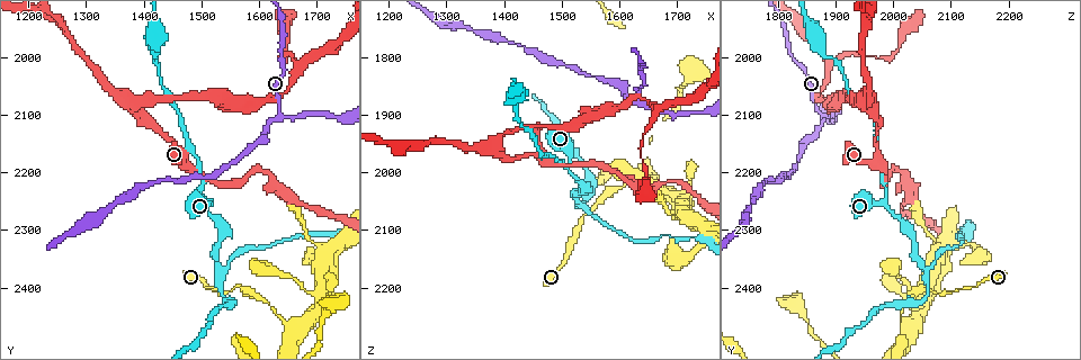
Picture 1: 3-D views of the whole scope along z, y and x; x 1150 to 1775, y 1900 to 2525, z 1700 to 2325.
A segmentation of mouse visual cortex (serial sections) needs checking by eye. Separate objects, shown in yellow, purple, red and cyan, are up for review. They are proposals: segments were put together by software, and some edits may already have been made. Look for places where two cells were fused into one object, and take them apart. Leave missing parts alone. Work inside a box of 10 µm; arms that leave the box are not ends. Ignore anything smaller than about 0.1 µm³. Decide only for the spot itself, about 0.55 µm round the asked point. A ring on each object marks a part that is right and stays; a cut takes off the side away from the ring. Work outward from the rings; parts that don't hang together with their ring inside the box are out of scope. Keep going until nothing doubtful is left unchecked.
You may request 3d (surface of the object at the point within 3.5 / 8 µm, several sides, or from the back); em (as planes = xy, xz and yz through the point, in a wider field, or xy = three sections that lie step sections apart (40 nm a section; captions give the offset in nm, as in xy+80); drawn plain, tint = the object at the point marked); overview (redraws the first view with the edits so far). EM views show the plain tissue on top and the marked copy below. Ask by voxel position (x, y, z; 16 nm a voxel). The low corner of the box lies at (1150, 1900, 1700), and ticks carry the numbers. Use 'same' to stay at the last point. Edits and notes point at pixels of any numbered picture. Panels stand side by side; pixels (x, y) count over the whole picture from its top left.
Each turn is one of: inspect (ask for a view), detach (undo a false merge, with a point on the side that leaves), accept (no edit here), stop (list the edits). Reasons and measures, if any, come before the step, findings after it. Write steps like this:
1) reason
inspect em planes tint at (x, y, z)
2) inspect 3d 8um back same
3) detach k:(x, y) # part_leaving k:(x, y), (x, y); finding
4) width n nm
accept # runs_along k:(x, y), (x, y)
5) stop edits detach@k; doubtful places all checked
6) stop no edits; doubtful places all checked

side arm on a straight run
inspect em xy step 2 tint at (1380, 2080, 1955)

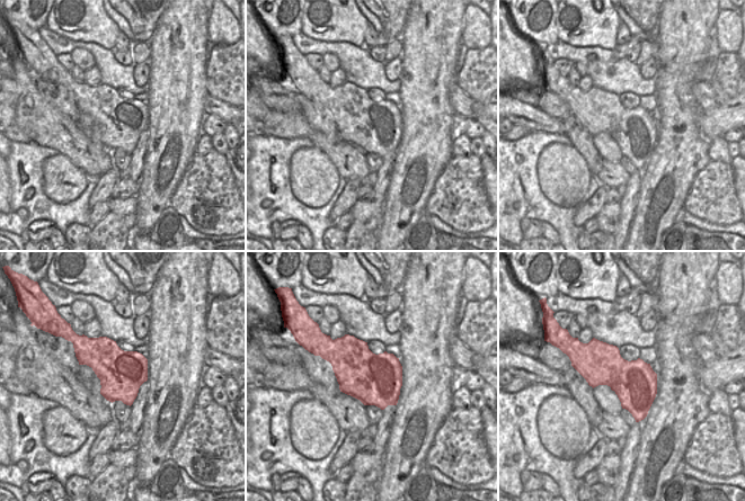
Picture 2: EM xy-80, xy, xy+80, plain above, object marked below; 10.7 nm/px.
see where the arms go
inspect 3d 3.5um same

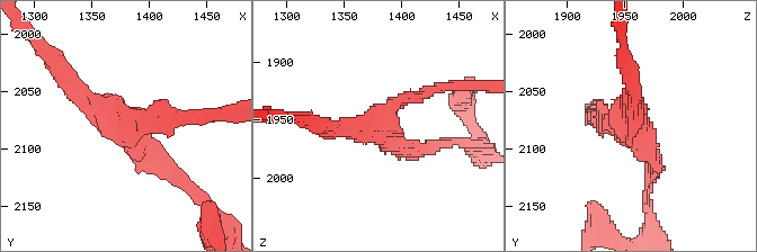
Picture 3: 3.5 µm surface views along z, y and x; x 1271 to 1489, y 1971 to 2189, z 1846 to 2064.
arm_widths 150, 200, 200 nm
accept # runs_along 3:(652, 179), (626, 120), (595, 117); all the same cell

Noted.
abrupt turn
inspect 3d 3.5um at (1630, 2110, 1885)

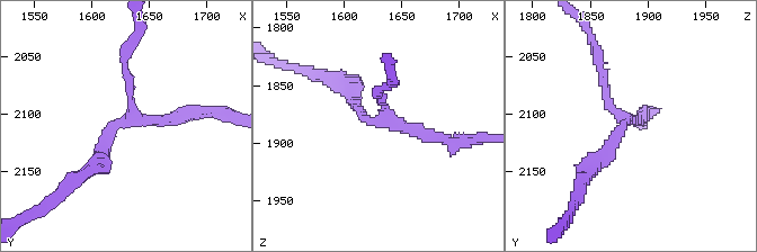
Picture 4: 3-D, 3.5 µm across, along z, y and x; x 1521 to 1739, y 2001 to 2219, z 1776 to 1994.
inspect em xy step 3 tint at (1632, 2108, 1882)

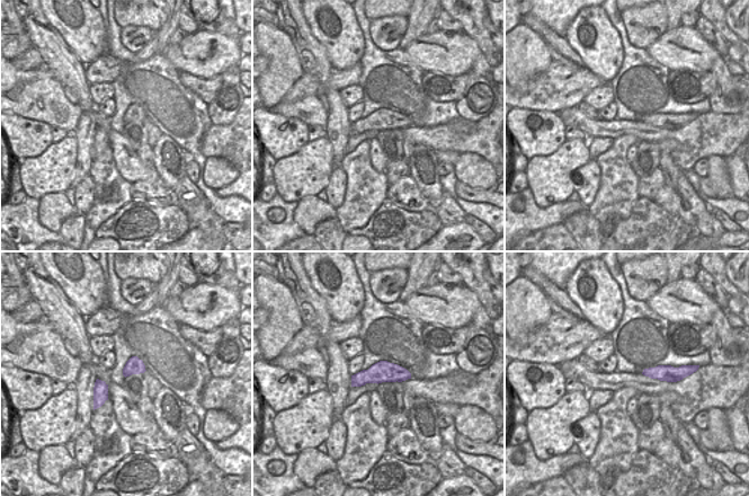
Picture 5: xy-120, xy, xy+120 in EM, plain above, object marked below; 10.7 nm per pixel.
accept # one cell here

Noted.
abrupt turn
inspect 3d 3.5um at (1515, 2270, 2000)

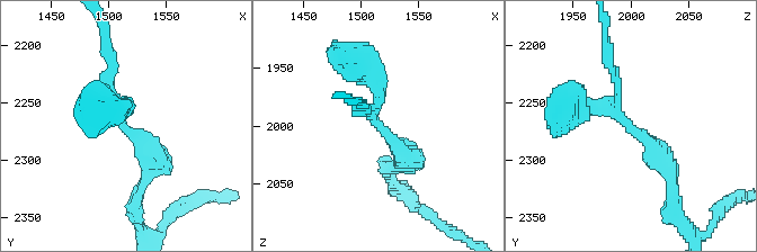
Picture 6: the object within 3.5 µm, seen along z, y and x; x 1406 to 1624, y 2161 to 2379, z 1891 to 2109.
arms 3; arm_widths 150, 250, 300 nm
inspect em planes tint at (1516, 2272, 2002)

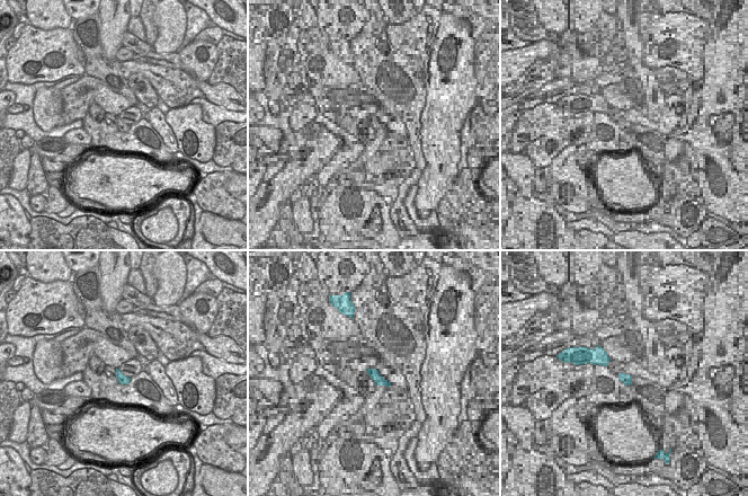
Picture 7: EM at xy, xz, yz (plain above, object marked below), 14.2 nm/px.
inspect em xy step 2 tint same

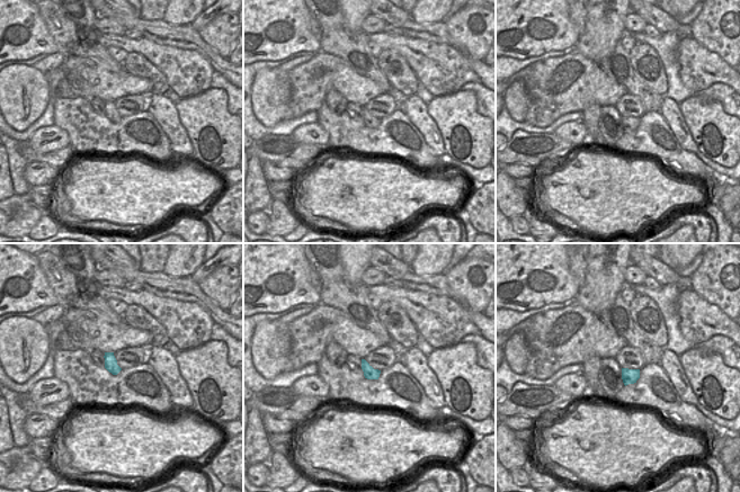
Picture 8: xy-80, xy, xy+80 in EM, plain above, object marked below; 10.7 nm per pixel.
accept # runs_along 6:(571, 109), (612, 109), (673, 181); one cell here

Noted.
side arm on a straight run
inspect 3d 3.5um at (1535, 2365, 2060)

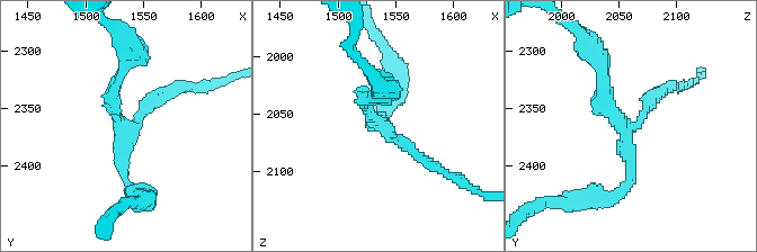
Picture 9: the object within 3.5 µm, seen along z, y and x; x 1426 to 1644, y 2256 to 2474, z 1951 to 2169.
inspect em planes tint at (1532, 2368, 2054)

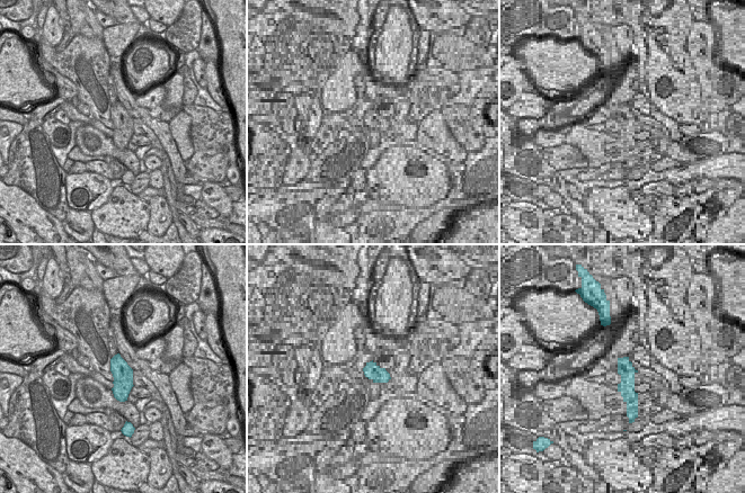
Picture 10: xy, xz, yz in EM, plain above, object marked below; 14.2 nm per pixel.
accept # runs_along 9:(123, 65), (113, 110), (123, 179), (136, 196); all the same cell

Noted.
stop no edits; doubtful places all checked

